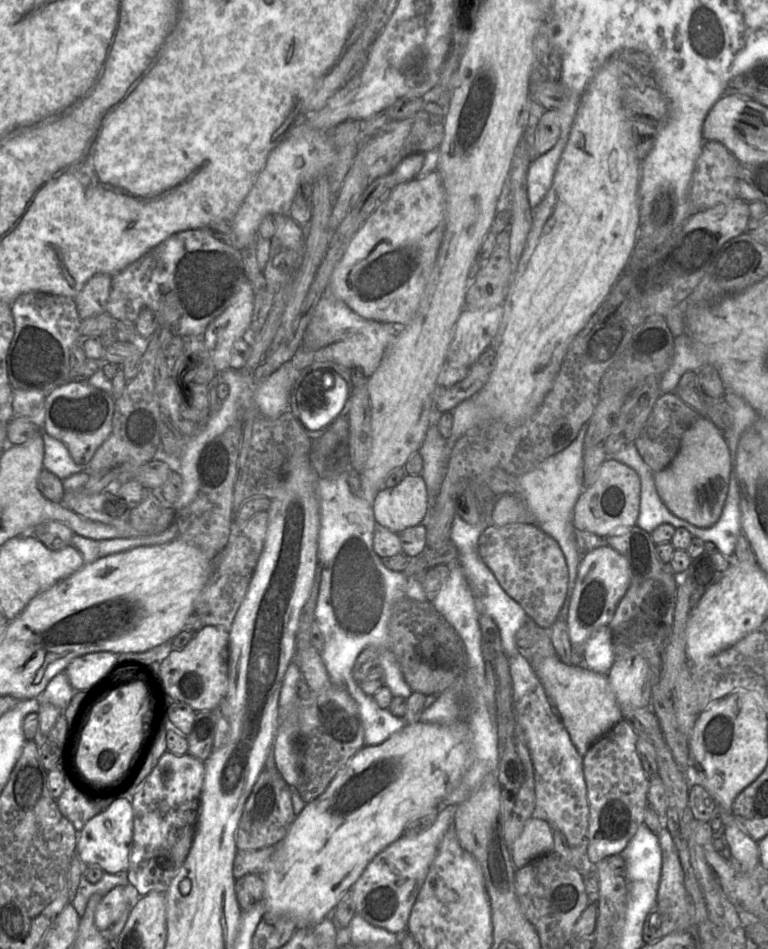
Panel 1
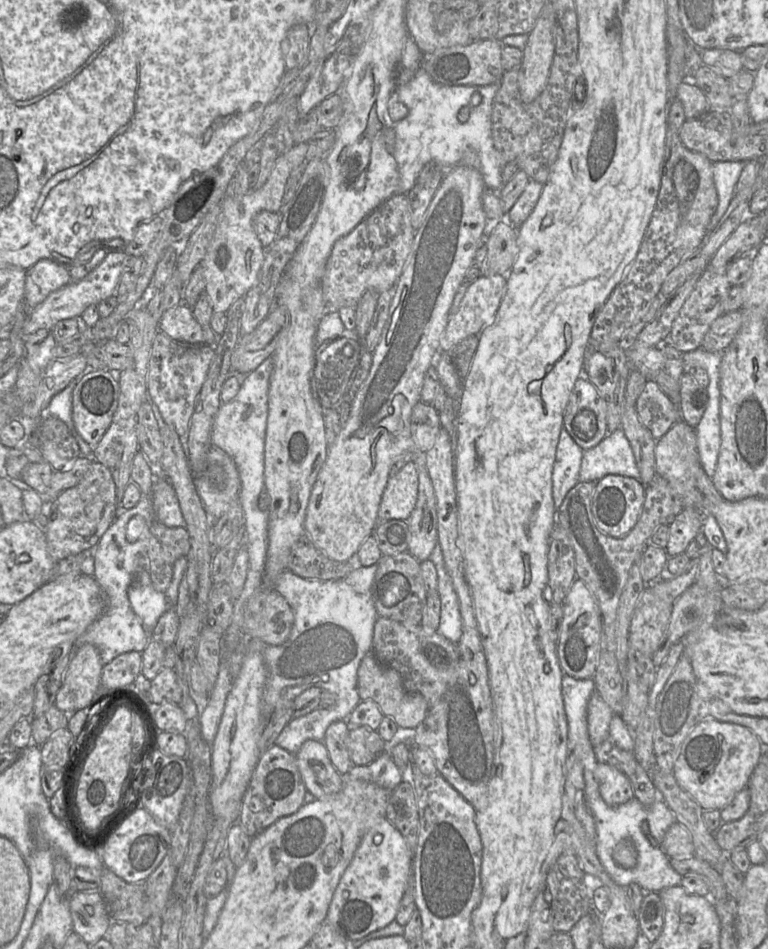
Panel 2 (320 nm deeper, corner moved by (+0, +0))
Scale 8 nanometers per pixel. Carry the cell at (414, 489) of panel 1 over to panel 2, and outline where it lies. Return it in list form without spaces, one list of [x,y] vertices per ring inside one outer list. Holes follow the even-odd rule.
[[[409,461],[395,476],[389,478],[378,509],[378,520],[406,520],[416,506],[418,486],[416,465],[414,461]]]

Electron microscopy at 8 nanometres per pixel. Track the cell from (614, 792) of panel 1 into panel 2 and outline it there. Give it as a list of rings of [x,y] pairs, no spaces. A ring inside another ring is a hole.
[[[598,762],[594,777],[598,783],[599,793],[608,806],[618,806],[634,797],[630,780],[616,767]]]

